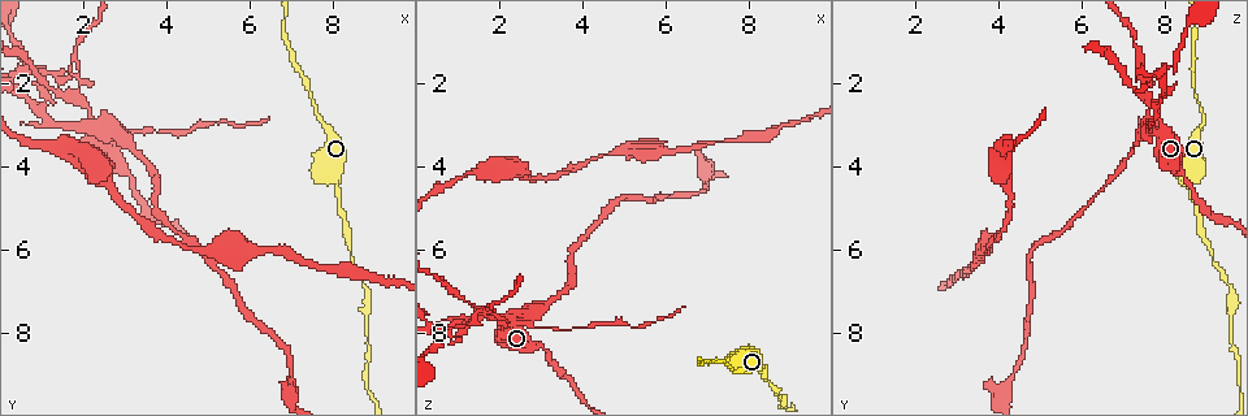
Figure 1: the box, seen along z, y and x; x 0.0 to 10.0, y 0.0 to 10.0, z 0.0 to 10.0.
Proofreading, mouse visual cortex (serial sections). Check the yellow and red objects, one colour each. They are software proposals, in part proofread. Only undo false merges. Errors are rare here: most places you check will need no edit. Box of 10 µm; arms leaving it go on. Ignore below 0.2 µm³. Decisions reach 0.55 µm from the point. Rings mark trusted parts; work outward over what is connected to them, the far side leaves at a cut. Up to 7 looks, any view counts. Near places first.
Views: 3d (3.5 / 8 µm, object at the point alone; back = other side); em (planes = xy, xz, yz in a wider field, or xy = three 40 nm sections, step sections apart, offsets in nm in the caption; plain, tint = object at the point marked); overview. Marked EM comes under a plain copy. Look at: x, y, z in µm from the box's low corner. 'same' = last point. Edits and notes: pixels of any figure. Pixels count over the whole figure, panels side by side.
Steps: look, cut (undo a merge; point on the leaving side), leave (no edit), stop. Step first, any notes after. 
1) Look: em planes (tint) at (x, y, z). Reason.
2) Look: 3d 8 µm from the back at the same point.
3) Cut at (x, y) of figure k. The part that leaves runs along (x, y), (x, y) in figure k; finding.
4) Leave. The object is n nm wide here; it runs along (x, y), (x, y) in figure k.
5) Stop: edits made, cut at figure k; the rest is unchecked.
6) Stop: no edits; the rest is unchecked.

Look: 3d 3.5 µm from the back at (3.20, 4.20, 8.50). A narrow waist.

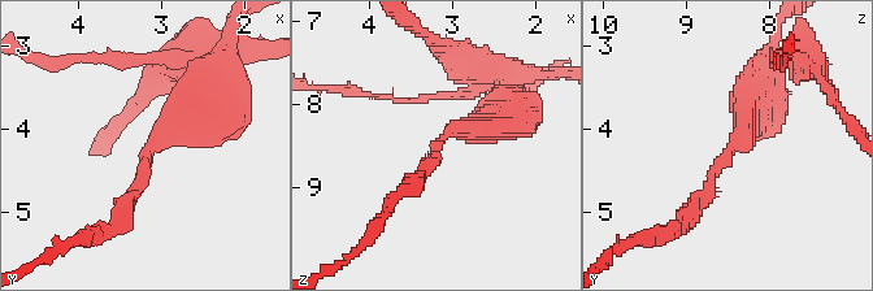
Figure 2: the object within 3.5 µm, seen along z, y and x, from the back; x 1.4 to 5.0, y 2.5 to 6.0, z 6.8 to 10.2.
Look: em xy step 2 (tint) at (3.15, 4.20, 8.50). The arms are 200, 400 nm wide; need the tissue.

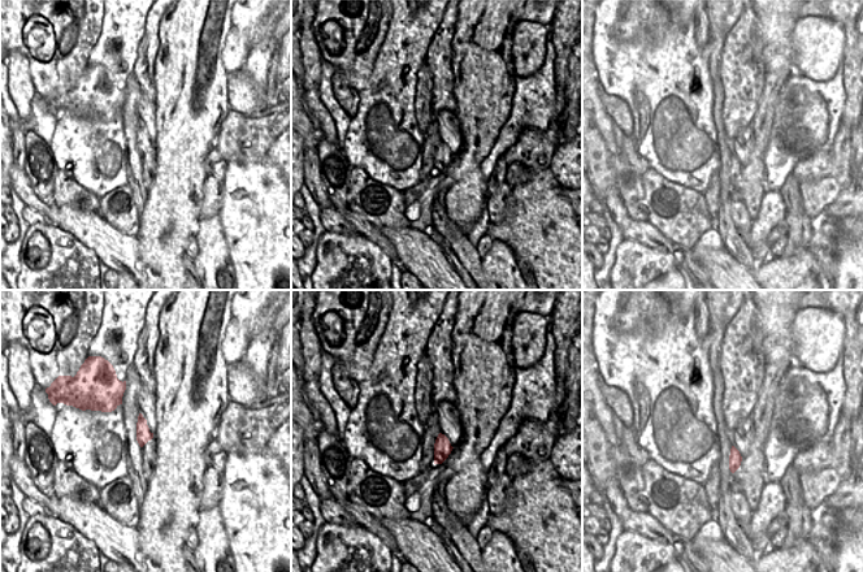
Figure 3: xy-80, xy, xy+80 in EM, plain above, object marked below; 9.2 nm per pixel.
Leave. All the same cell.

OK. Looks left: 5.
Look: 3d 3.5 µm from the back at (1.90, 2.40, 7.70). Three arms meet.

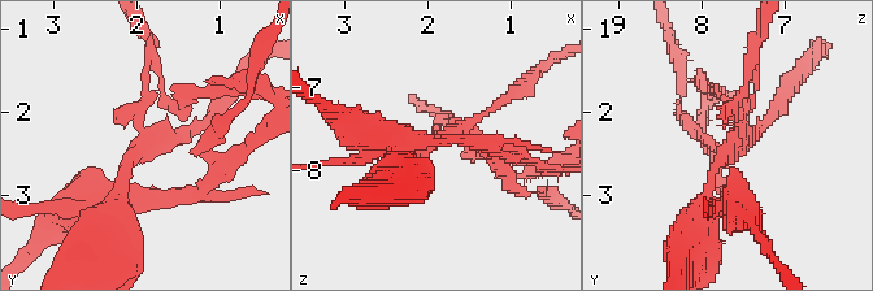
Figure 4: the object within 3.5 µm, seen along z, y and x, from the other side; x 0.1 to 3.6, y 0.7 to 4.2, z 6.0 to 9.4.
Look: em xy step 1 (tint) at (1.90, 2.40, 7.70). Need the tissue.

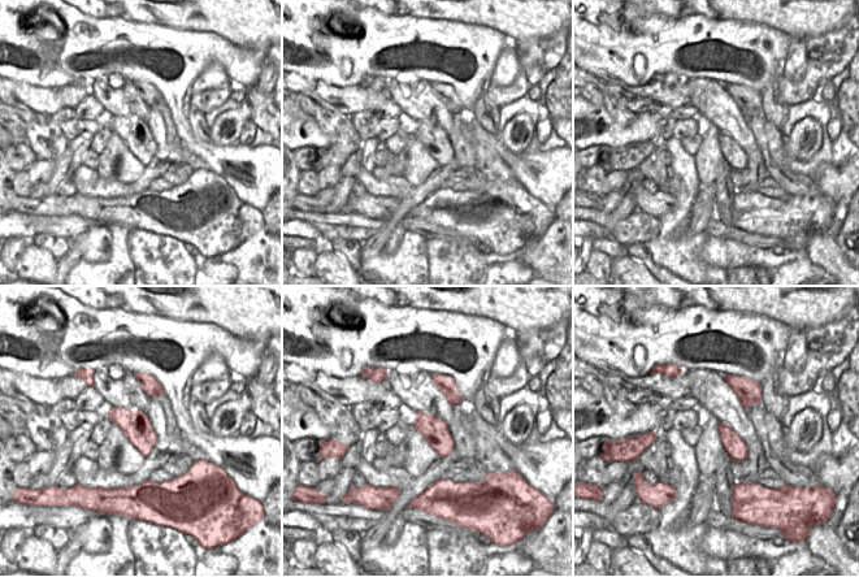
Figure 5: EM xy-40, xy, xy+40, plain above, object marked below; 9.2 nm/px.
Look: em xy step 5 (tint) at the same point. Cut it another way.

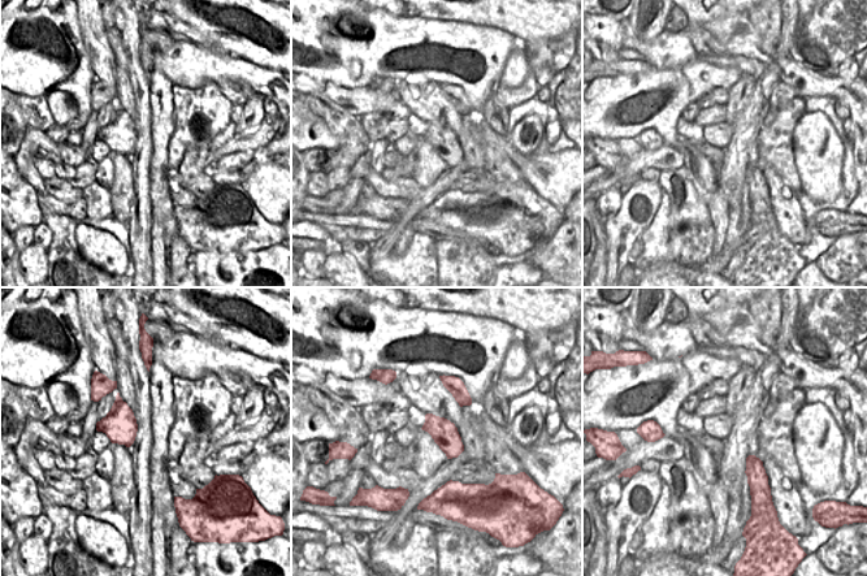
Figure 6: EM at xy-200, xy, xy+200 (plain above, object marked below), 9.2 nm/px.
Cut at (63, 196) of figure 4. The object is 240 nm wide here; the part that leaves runs along (400, 148), (325, 108) in figure 4; two cells meet here.

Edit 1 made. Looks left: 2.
Stop: edits made, cut at figure 4; the rest is unchecked.

